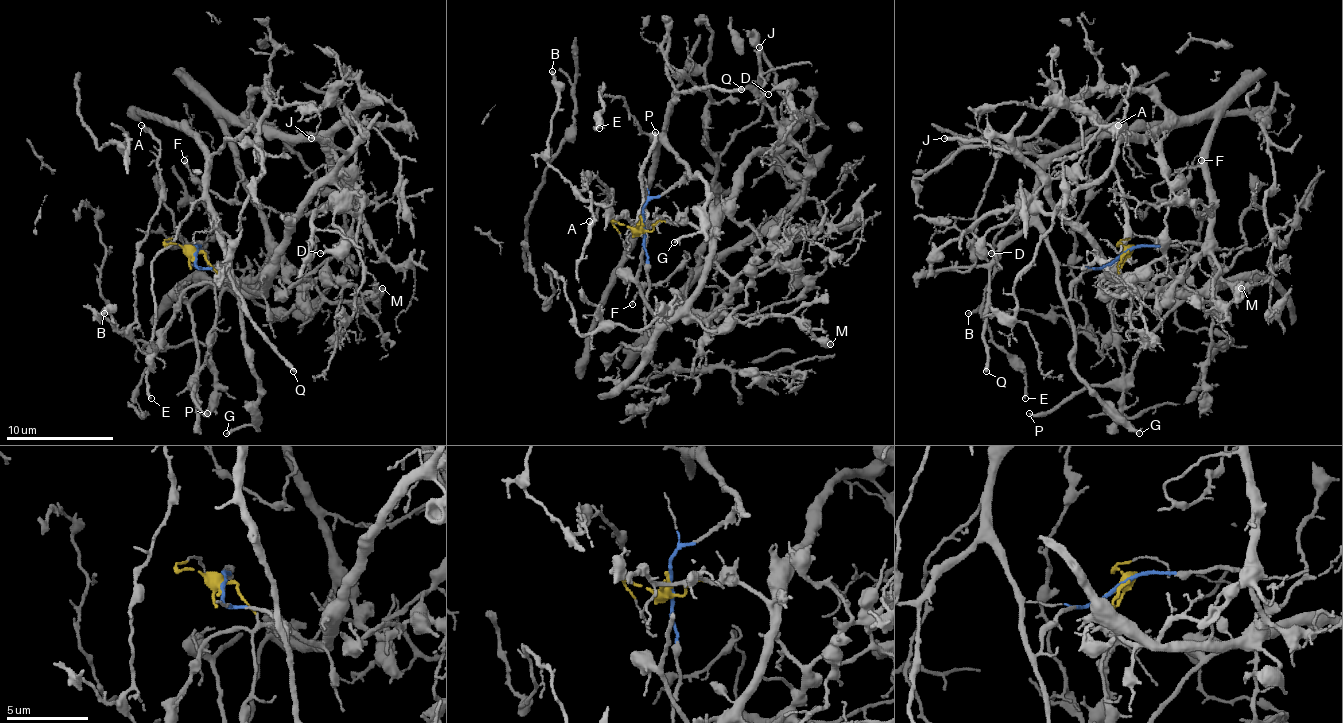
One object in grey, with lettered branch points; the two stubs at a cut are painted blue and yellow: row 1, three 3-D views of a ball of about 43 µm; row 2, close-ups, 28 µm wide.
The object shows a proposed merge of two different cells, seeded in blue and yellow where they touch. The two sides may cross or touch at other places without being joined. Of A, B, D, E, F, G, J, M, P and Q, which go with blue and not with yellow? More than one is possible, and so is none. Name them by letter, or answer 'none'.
E, G, Q

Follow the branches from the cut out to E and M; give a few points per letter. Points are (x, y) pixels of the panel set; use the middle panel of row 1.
E: (642, 224), (645, 205), (686, 170), (640, 127), (621, 97), (599, 97), (602, 84), (599, 127)
M: (642, 224), (702, 232), (731, 283), (729, 313), (796, 315), (831, 345)

